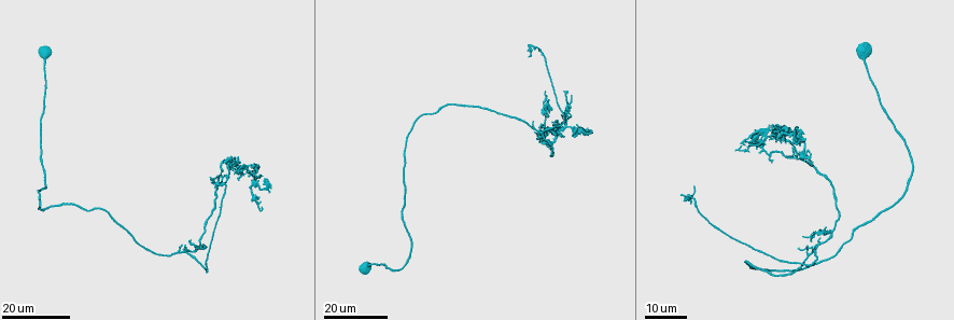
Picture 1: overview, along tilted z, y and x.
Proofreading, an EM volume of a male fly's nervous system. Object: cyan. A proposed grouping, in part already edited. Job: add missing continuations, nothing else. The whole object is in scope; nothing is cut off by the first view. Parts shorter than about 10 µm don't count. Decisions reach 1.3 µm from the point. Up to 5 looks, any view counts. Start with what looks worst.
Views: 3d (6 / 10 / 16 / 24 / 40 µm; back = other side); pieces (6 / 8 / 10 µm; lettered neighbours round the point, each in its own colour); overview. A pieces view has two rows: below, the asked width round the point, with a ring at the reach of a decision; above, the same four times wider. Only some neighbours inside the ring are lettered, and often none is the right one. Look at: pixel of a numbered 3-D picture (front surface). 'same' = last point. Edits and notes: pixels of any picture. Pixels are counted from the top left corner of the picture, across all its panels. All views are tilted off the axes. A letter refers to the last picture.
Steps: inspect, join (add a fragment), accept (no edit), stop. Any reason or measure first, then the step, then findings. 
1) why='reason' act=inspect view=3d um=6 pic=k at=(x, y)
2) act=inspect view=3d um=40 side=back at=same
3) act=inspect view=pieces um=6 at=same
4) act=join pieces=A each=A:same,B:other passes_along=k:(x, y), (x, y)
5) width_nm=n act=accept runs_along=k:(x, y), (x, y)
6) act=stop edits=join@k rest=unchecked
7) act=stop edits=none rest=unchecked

why='long arm stops here' act=inspect view=3d um=24 pic=1 at=(806, 162)

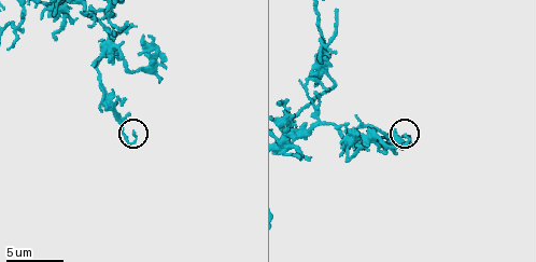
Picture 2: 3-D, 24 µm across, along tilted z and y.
act=inspect view=pieces um=8 pic=2 at=(132, 131)

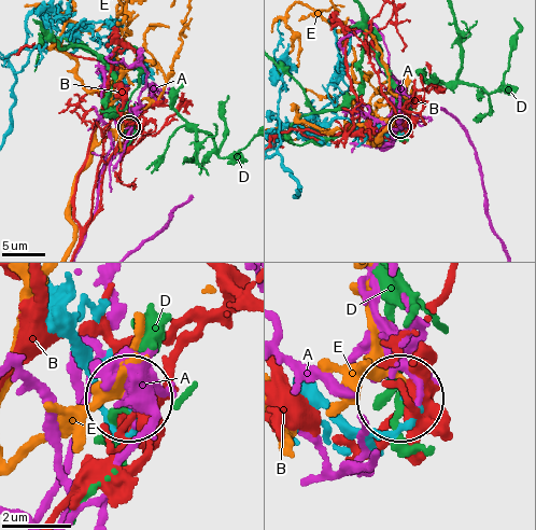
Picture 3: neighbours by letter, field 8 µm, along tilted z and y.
act=accept each=A:other,B:other,D:other,E:other found='no lettered fragment goes on from it'

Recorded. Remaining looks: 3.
act=inspect view=pieces um=8 pic=2 at=(125, 21)

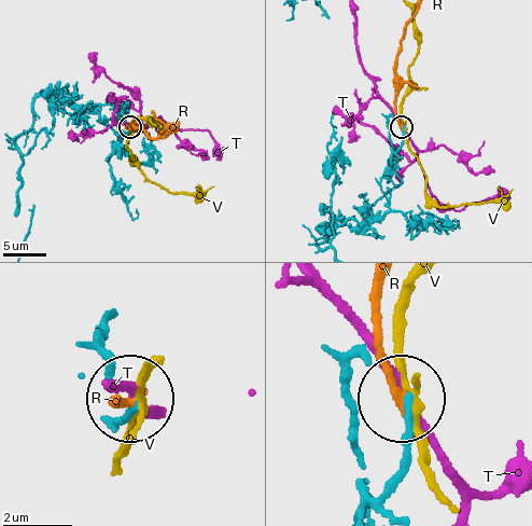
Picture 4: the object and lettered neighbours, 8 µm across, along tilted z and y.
act=accept each=R:other,T:other,V:other runs_along=4:(364, 514), (406, 452), (403, 403) found='none of them fits'

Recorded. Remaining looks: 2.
why='branch stops here' act=inspect view=pieces um=8 pic=2 at=(143, 38)

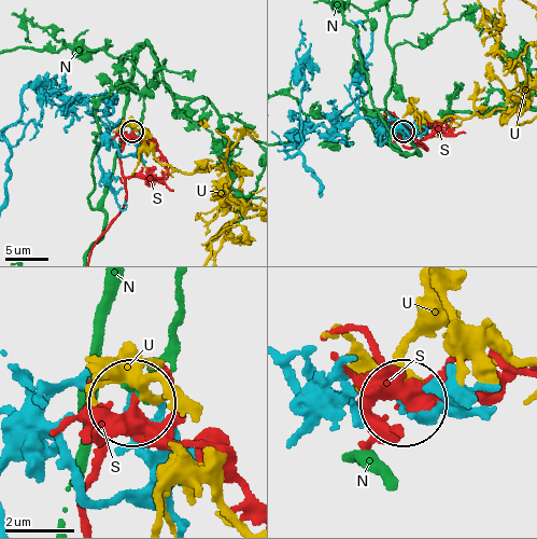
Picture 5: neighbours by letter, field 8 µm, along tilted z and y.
act=accept each=N:other,S:other,U:other found='none of them fits'

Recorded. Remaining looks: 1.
act=stop edits=none rest=unchecked

